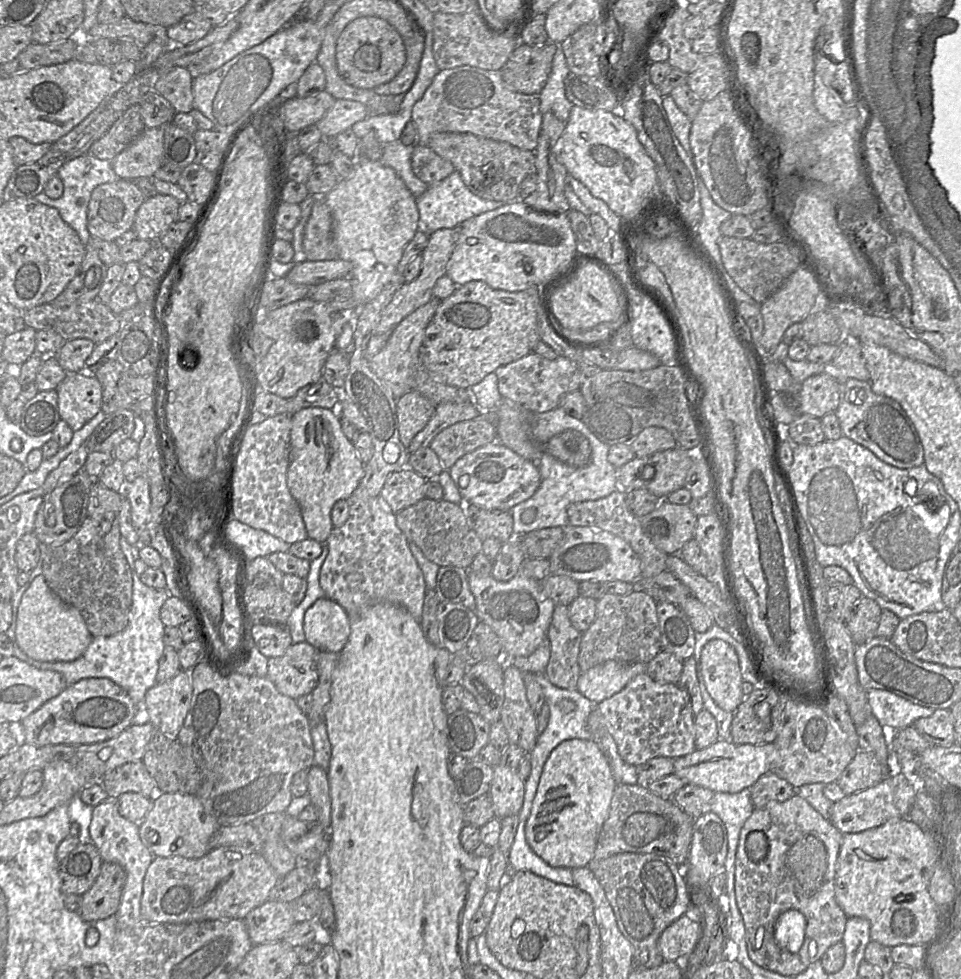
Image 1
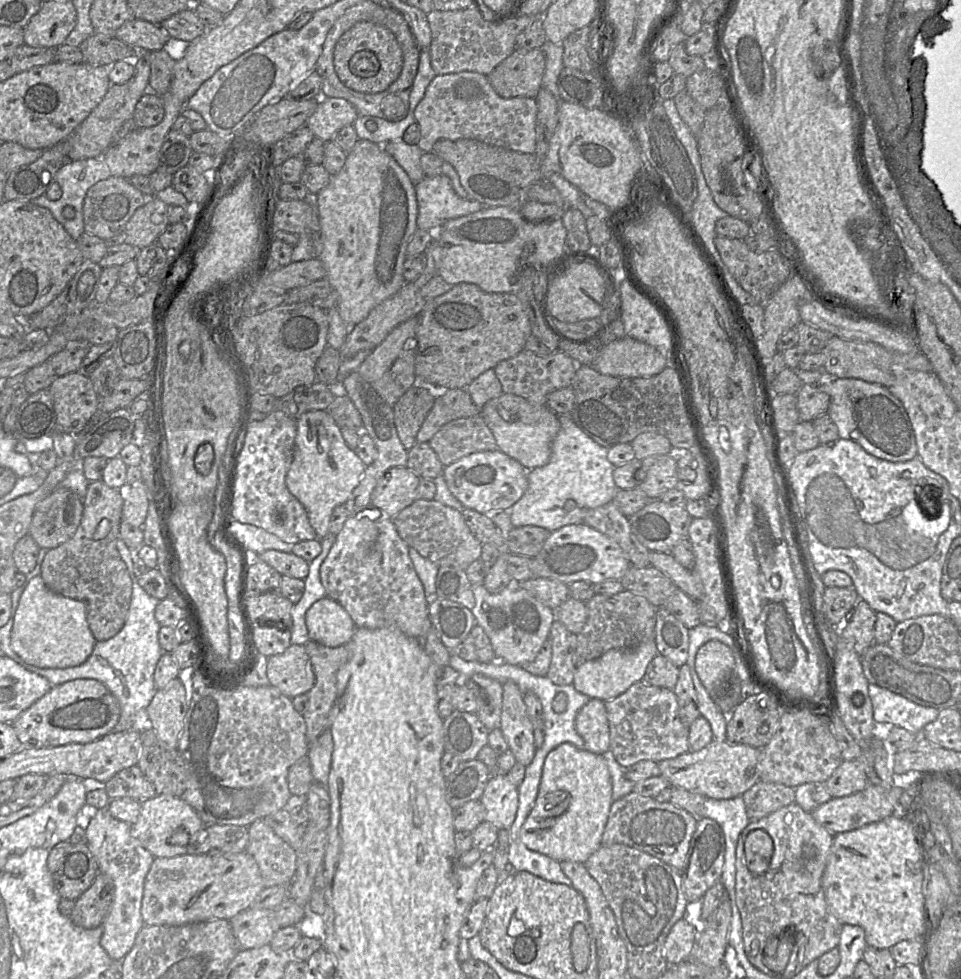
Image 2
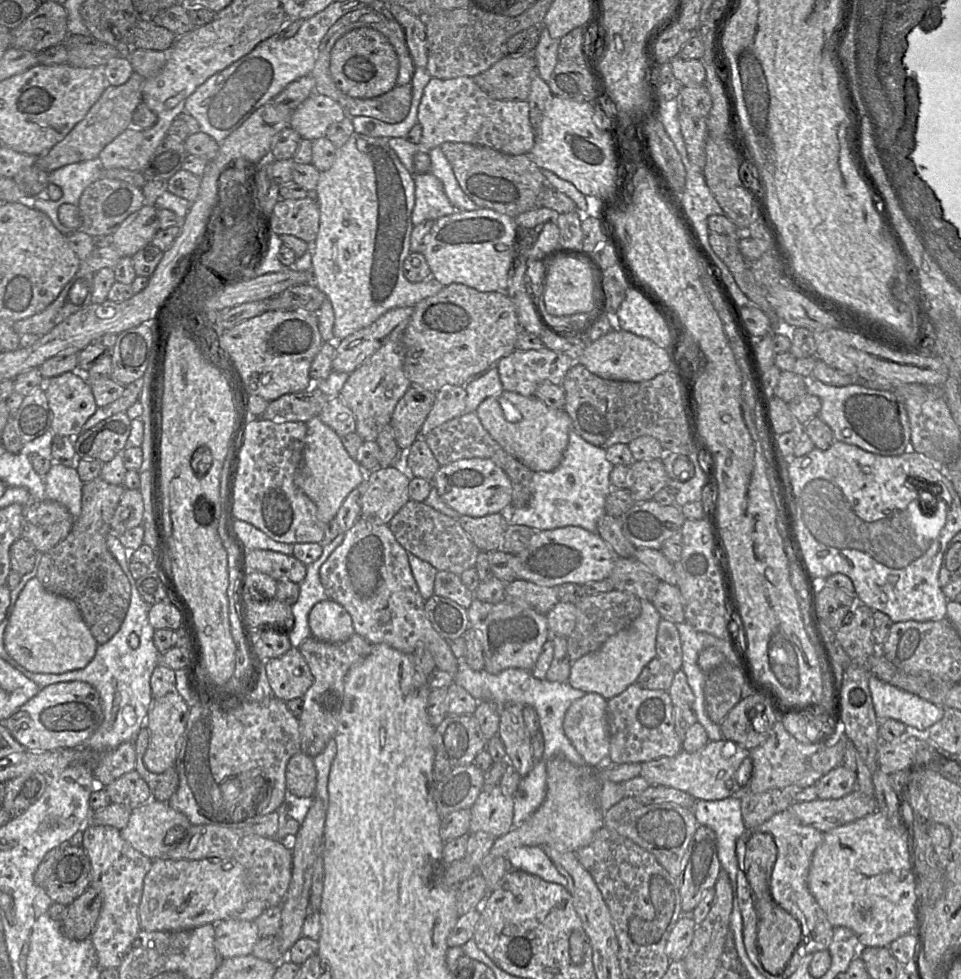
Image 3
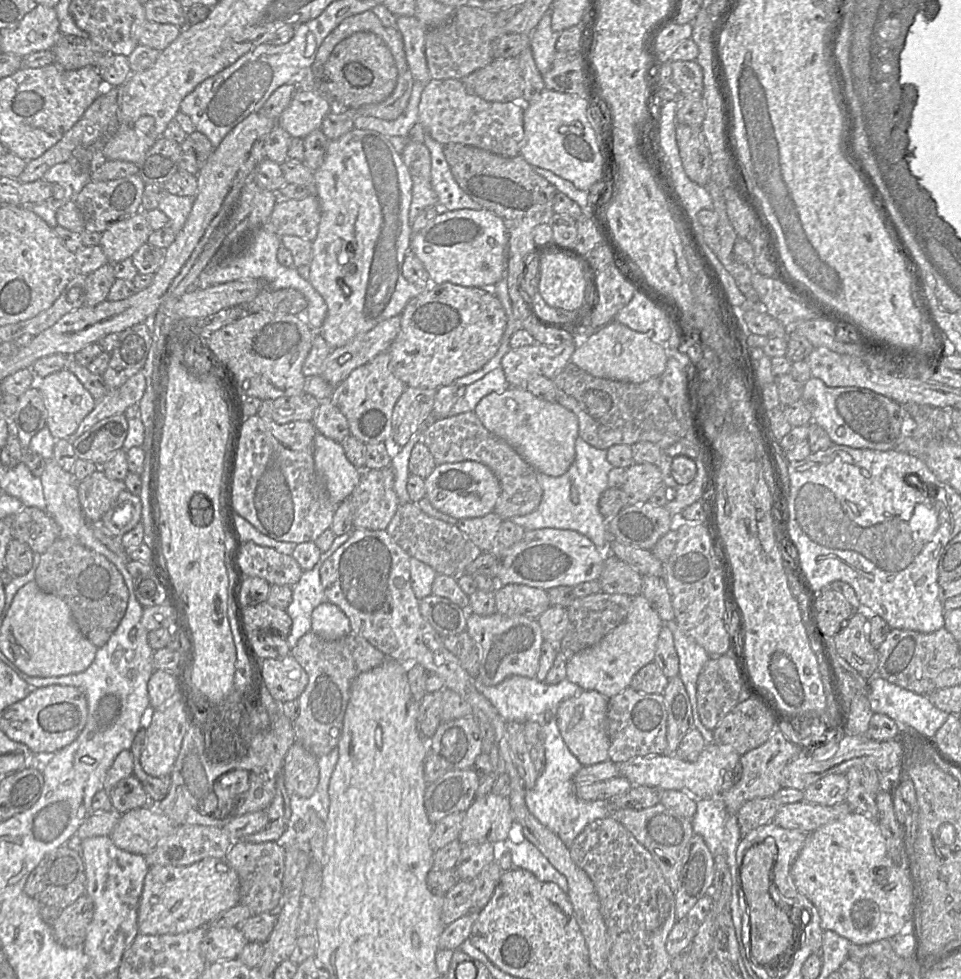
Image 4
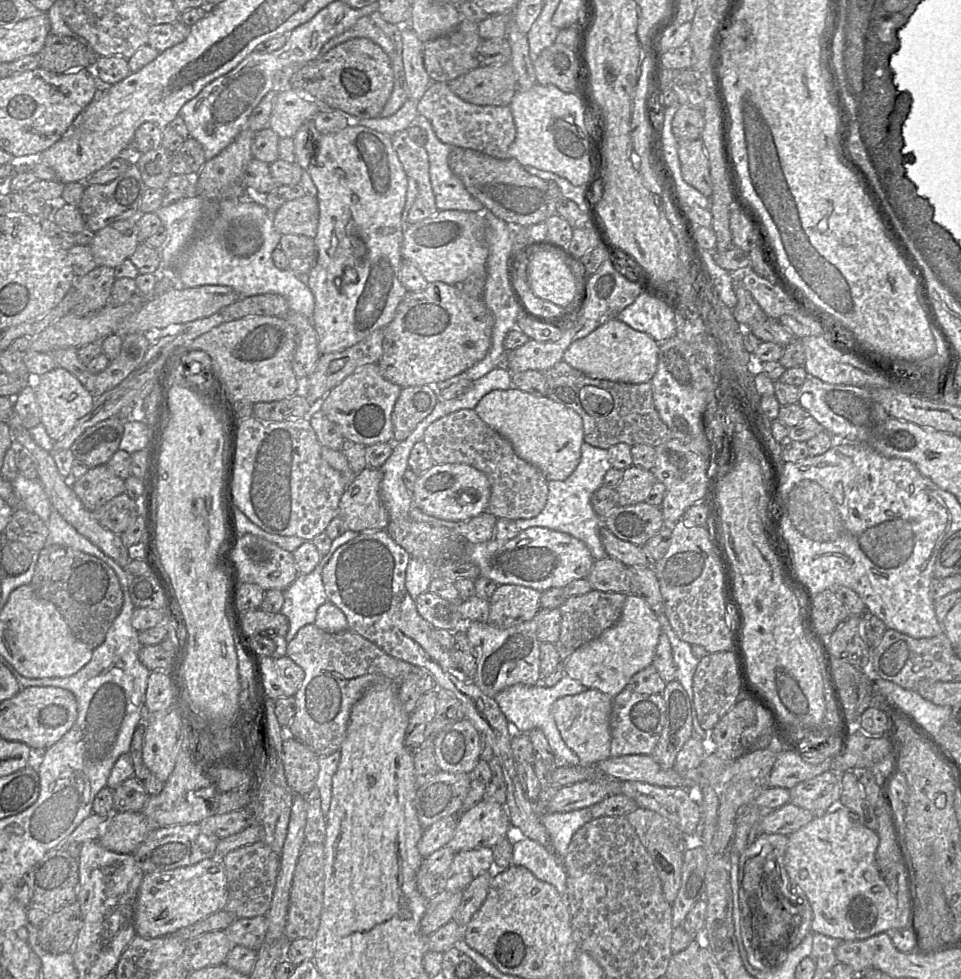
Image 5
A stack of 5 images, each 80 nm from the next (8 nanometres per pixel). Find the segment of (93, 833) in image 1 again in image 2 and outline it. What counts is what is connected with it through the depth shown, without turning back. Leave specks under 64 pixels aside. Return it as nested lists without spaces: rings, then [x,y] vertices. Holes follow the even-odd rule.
[[[99,809],[85,831],[86,845],[97,862],[98,872],[111,878],[114,885],[113,902],[102,923],[100,939],[102,948],[114,961],[122,961],[126,957],[145,925],[141,916],[144,881],[155,858],[131,835],[131,826],[112,817],[107,809]]]

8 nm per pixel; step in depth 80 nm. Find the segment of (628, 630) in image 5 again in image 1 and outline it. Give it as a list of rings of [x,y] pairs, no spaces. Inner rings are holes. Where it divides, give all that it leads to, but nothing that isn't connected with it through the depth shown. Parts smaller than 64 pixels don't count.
[[[606,661],[581,673],[577,690],[594,703],[600,703],[620,692],[634,677],[645,673],[647,663],[622,664]]]

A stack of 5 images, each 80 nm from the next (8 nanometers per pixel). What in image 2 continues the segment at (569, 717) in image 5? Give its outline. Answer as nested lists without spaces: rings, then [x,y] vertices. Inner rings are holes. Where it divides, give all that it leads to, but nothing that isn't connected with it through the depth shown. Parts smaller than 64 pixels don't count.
[[[590,699],[579,710],[575,727],[585,742],[586,750],[603,756],[610,749],[610,732],[604,701]]]

